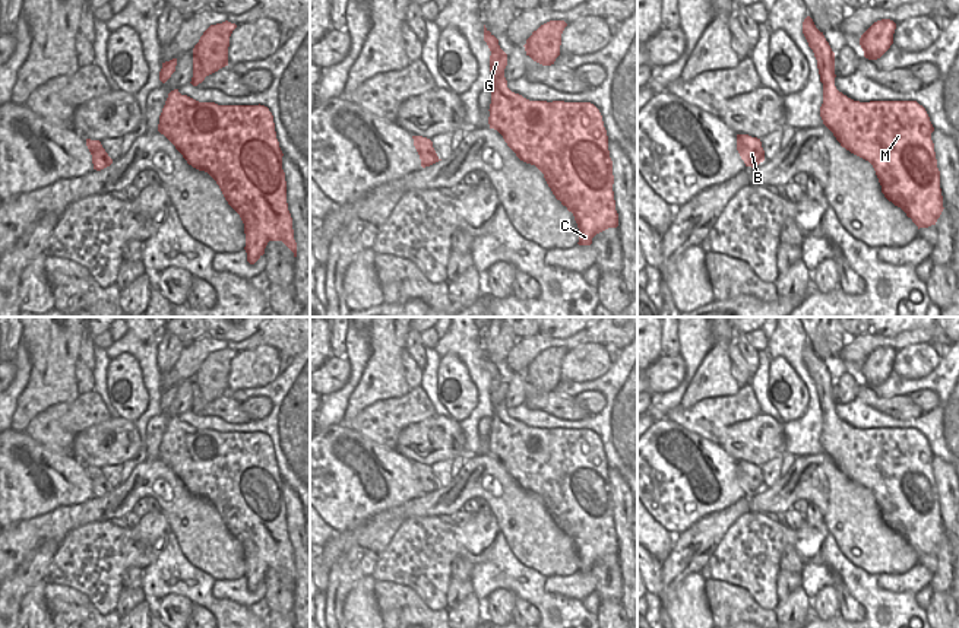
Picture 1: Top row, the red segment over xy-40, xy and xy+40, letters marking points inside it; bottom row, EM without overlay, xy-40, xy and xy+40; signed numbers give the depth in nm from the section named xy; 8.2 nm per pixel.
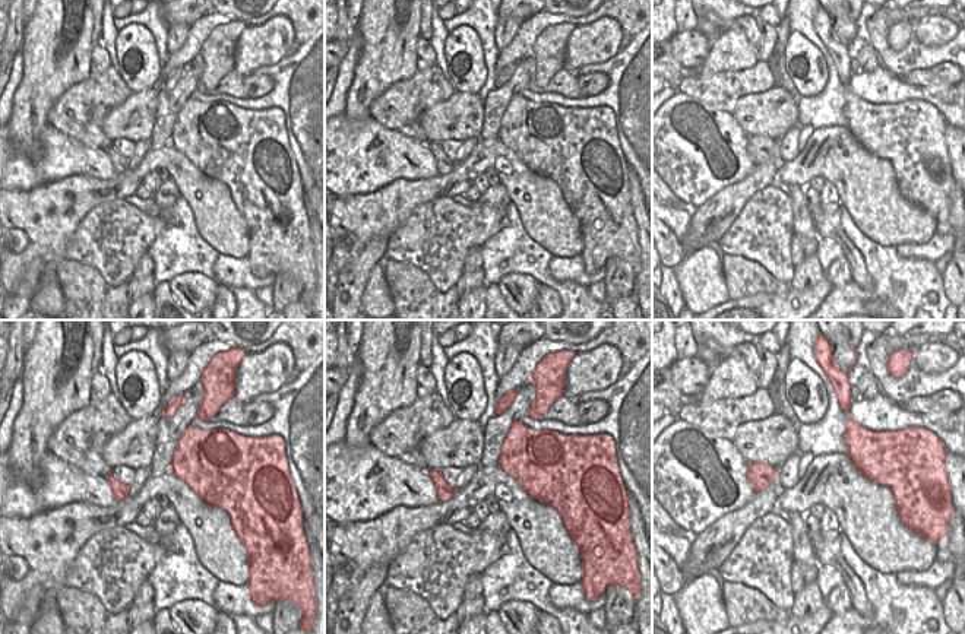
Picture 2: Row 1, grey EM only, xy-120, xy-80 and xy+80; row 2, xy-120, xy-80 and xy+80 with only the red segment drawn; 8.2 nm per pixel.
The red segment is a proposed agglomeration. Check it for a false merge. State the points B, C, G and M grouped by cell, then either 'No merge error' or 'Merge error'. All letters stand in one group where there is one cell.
Groups: B G / C M. Merge error

